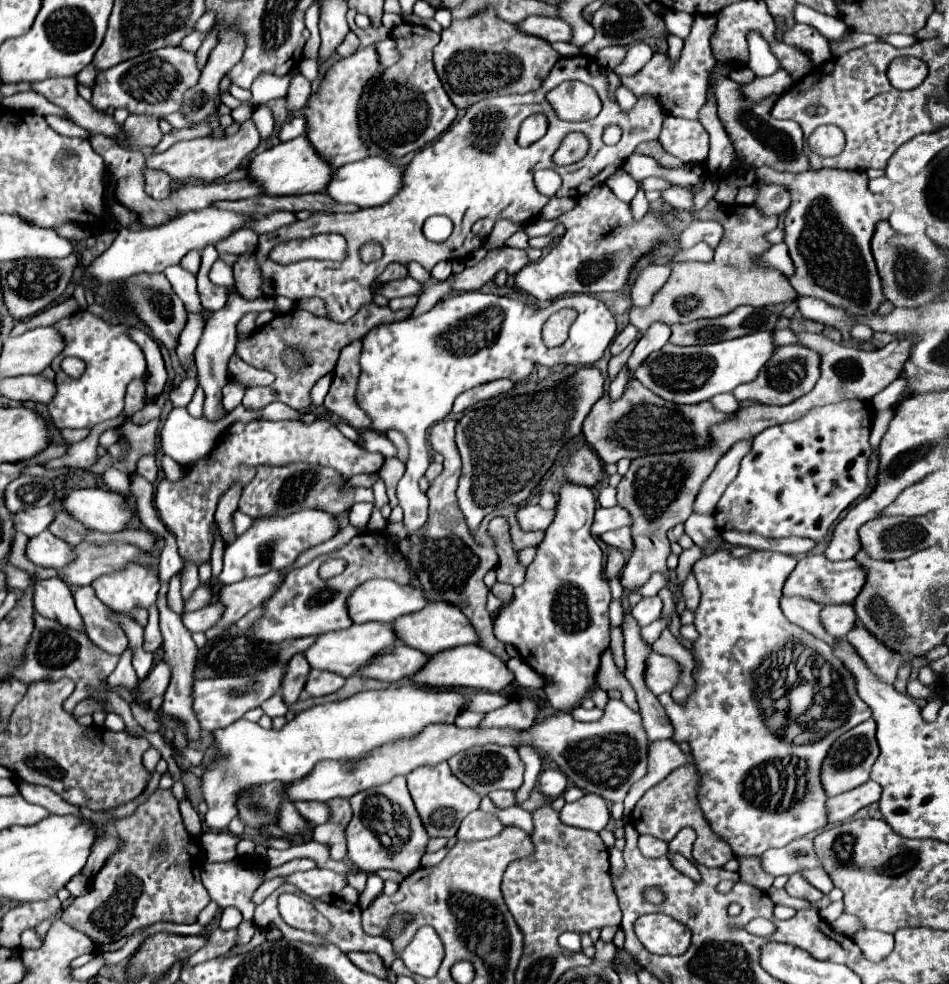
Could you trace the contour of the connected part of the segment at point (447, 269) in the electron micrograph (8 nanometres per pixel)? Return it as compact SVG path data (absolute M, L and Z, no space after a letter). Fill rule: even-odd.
M441 261L431 271L431 276L438 281L445 281L452 274L452 262Z

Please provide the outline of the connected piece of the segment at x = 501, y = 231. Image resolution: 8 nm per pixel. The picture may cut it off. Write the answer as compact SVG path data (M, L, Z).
M498 220L488 237L492 249L505 246L505 241L517 231L524 230L523 224L514 224L509 220Z

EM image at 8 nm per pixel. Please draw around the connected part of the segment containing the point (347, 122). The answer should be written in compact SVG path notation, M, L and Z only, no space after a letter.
M374 46L362 48L354 56L342 58L336 64L332 64L326 70L318 90L306 102L306 108L304 108L304 118L308 124L306 138L332 168L338 168L368 156L368 148L358 136L358 98L364 90L364 84L378 72L380 72L380 64L378 64L378 54L374 52Z

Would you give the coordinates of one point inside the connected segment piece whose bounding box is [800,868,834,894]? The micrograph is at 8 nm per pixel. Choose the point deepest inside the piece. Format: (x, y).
(817, 877)

